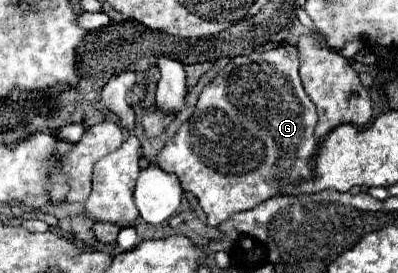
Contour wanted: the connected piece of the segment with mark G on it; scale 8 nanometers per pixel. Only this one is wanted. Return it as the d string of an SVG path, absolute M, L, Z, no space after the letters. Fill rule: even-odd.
M280 45L272 51L250 53L232 57L220 75L216 75L200 93L194 115L180 125L176 135L166 141L158 153L158 167L178 175L182 189L190 191L204 213L208 215L208 225L218 227L228 221L234 213L252 209L262 201L282 197L288 183L296 185L298 179L312 179L310 161L316 153L316 107L306 95L298 77L298 53L294 45ZM244 123L254 125L248 129ZM254 131L266 133L266 141L254 135Z

